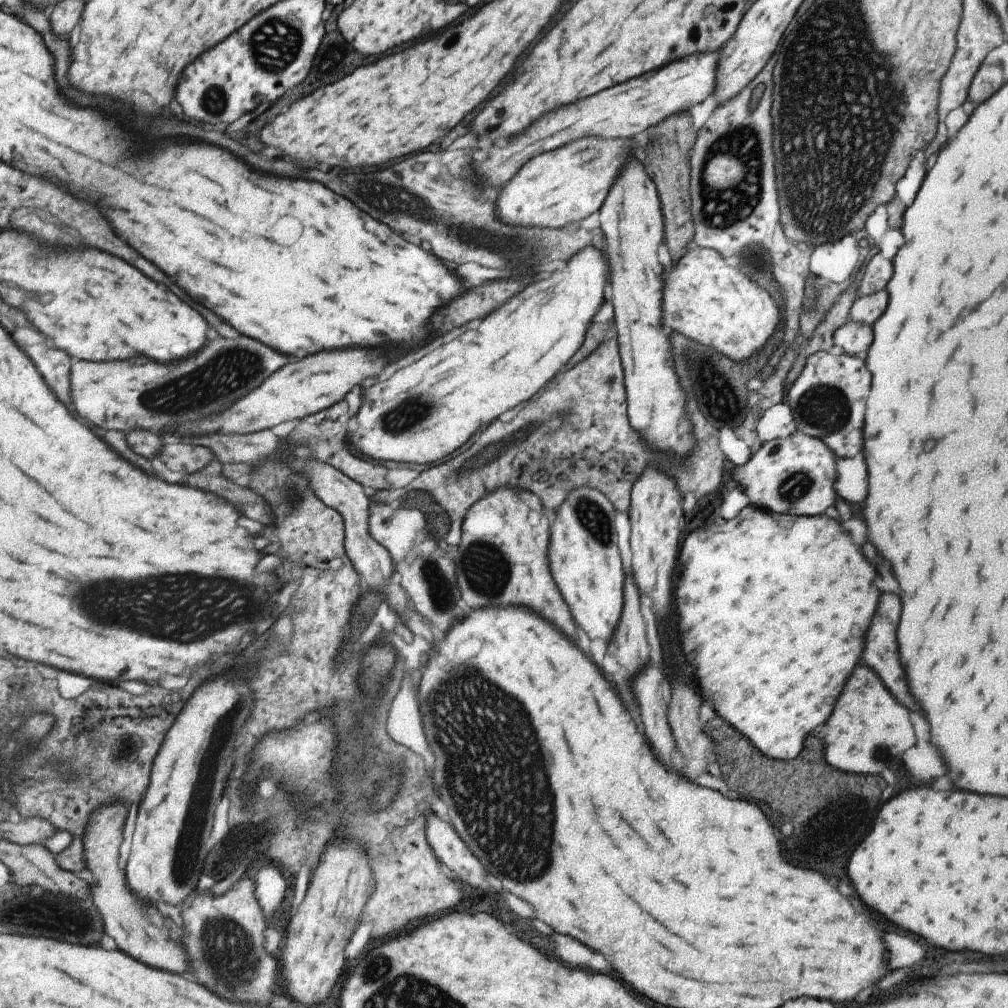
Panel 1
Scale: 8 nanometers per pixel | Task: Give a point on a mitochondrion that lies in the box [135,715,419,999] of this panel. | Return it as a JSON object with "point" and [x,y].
{"point":[228,952]}

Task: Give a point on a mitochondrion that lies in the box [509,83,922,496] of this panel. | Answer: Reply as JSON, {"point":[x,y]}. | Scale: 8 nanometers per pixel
{"point":[717,213]}

